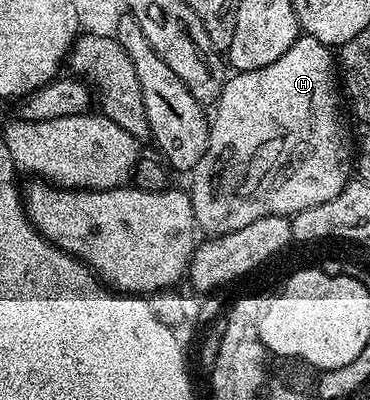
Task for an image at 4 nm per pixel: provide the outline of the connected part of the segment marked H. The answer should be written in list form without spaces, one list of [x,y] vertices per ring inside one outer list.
[[[302,36],[279,58],[275,64],[267,64],[267,68],[258,70],[243,70],[234,73],[226,81],[221,90],[221,96],[215,103],[217,115],[214,113],[209,127],[209,139],[207,140],[207,152],[203,152],[203,160],[191,171],[193,178],[193,220],[198,227],[206,230],[206,235],[220,236],[230,234],[239,228],[247,228],[247,224],[255,224],[255,220],[262,218],[264,214],[283,214],[294,216],[301,210],[311,208],[315,204],[323,204],[331,200],[331,196],[339,196],[343,188],[351,181],[351,142],[345,139],[345,130],[341,127],[341,102],[337,99],[339,94],[339,78],[333,75],[335,70],[335,54],[330,47],[324,46],[319,40],[308,36]]]

